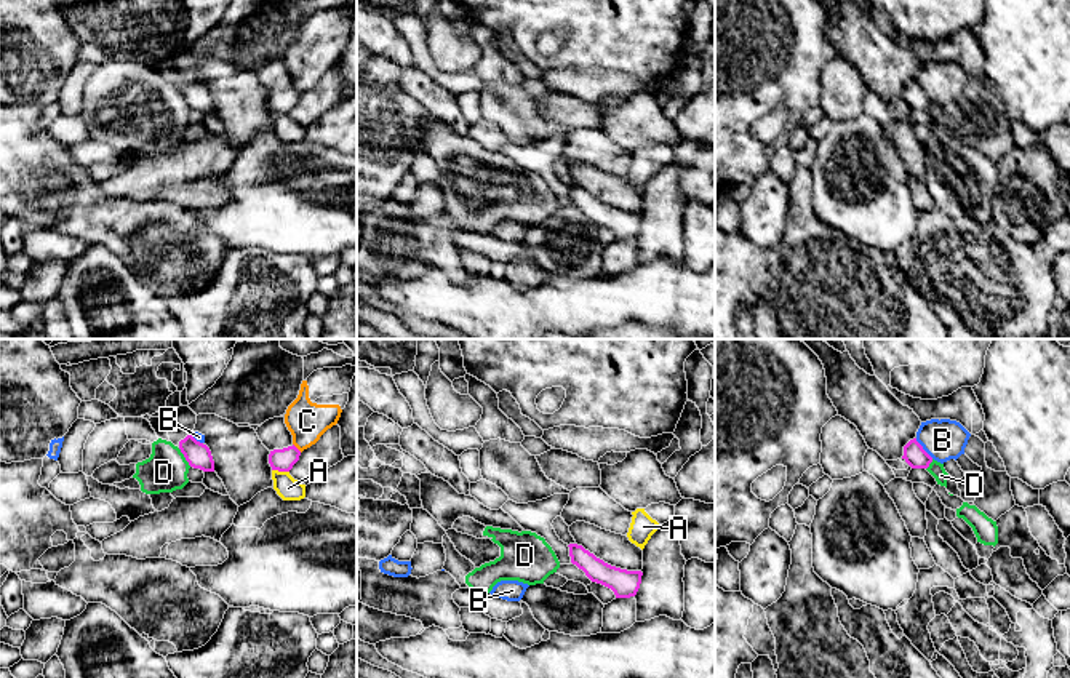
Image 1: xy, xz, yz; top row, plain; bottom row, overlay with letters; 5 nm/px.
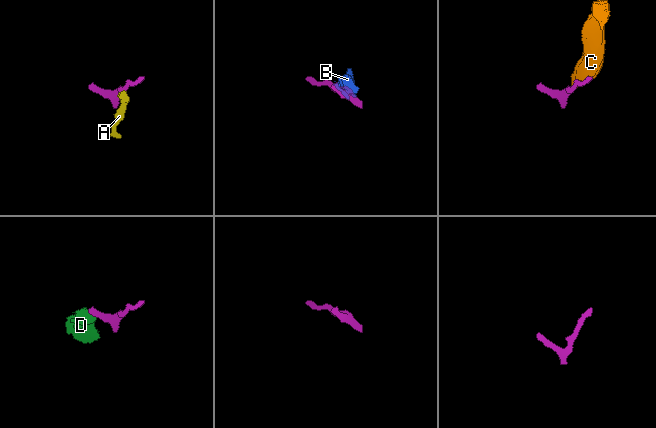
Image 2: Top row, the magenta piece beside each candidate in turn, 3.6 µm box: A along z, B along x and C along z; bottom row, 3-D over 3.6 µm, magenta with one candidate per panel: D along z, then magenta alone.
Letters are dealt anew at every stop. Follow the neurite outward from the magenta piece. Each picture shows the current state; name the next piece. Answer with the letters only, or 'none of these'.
none of these

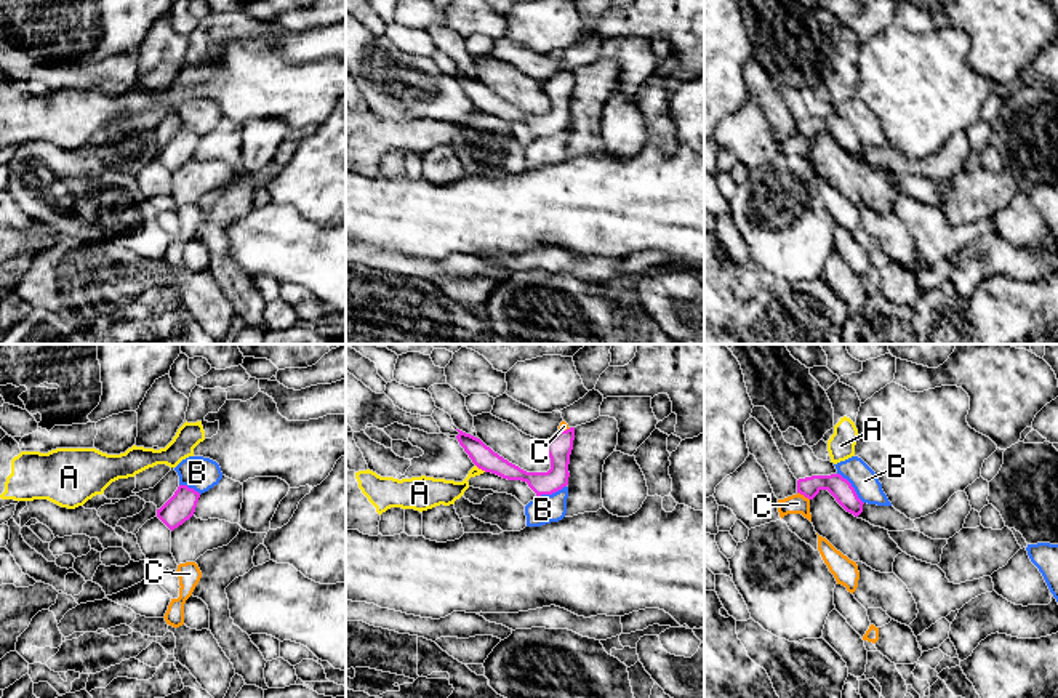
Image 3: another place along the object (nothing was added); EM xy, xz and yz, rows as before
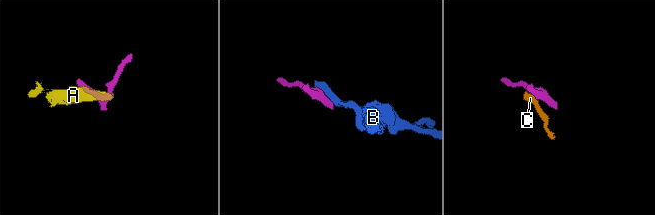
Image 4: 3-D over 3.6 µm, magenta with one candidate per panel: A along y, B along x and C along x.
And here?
none of these

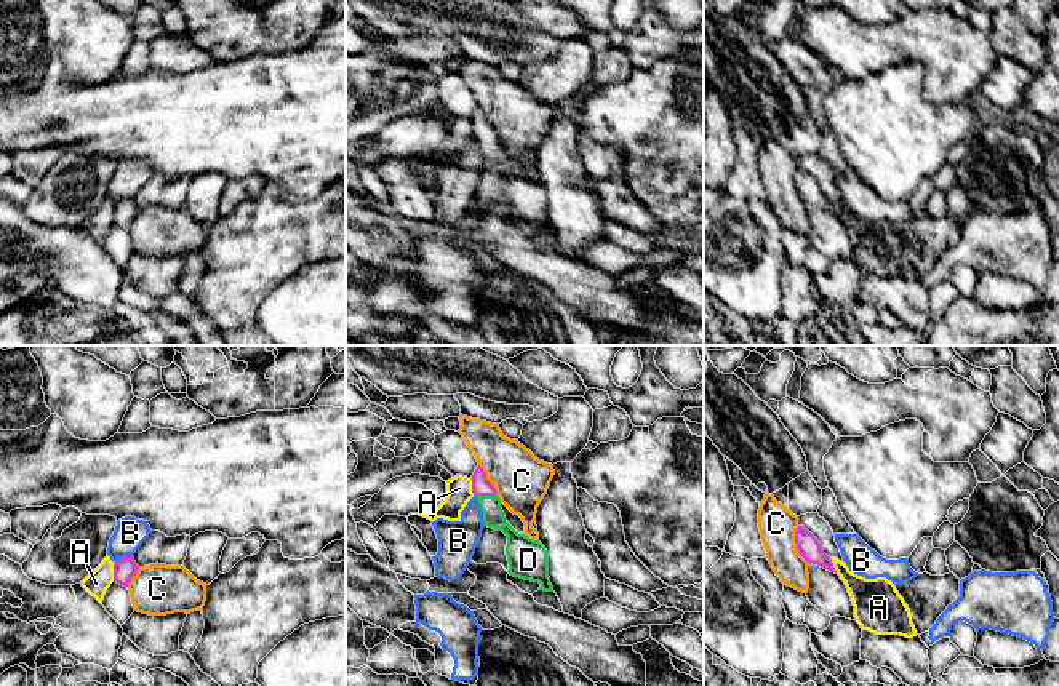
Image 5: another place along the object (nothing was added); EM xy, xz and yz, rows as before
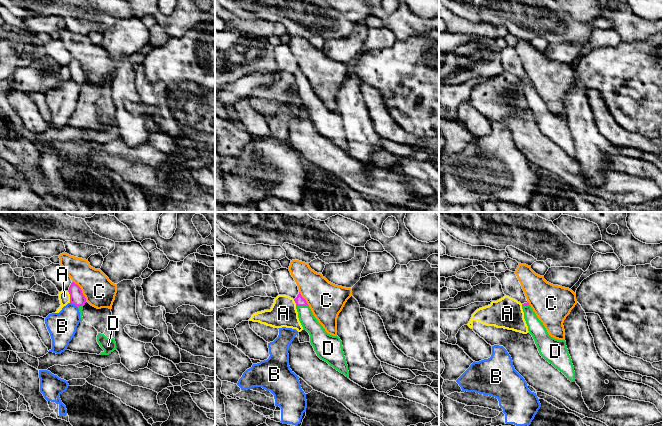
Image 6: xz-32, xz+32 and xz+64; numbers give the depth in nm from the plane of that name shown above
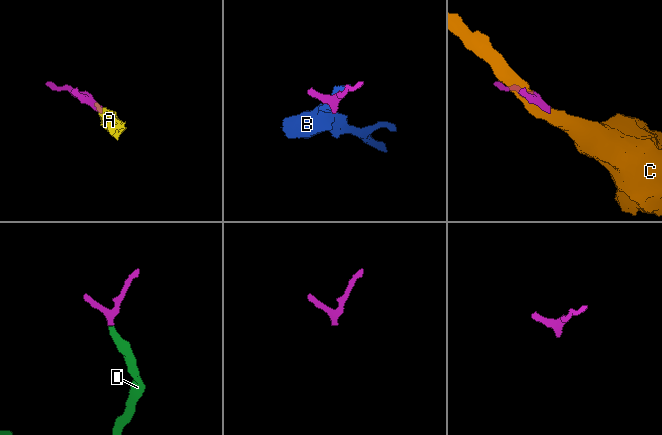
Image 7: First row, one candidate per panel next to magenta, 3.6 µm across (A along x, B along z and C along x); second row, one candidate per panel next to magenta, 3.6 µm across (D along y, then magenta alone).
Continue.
D

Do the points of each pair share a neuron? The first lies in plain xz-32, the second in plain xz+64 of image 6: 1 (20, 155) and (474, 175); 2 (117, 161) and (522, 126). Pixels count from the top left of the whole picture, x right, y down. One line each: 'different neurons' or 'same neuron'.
1: different neurons
2: same neuron

